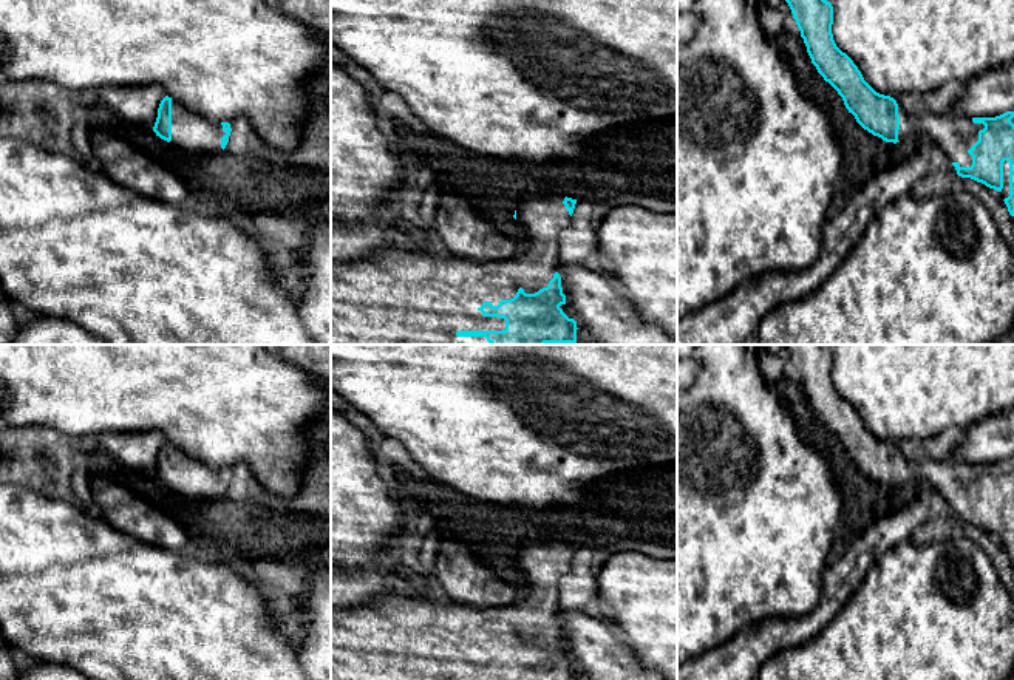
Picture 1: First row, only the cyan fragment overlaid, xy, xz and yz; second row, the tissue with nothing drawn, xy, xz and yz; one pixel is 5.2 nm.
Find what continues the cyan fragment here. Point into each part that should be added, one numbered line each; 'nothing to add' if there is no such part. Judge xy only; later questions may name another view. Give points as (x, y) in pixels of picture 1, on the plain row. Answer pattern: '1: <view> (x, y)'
1: xy (190, 478)

